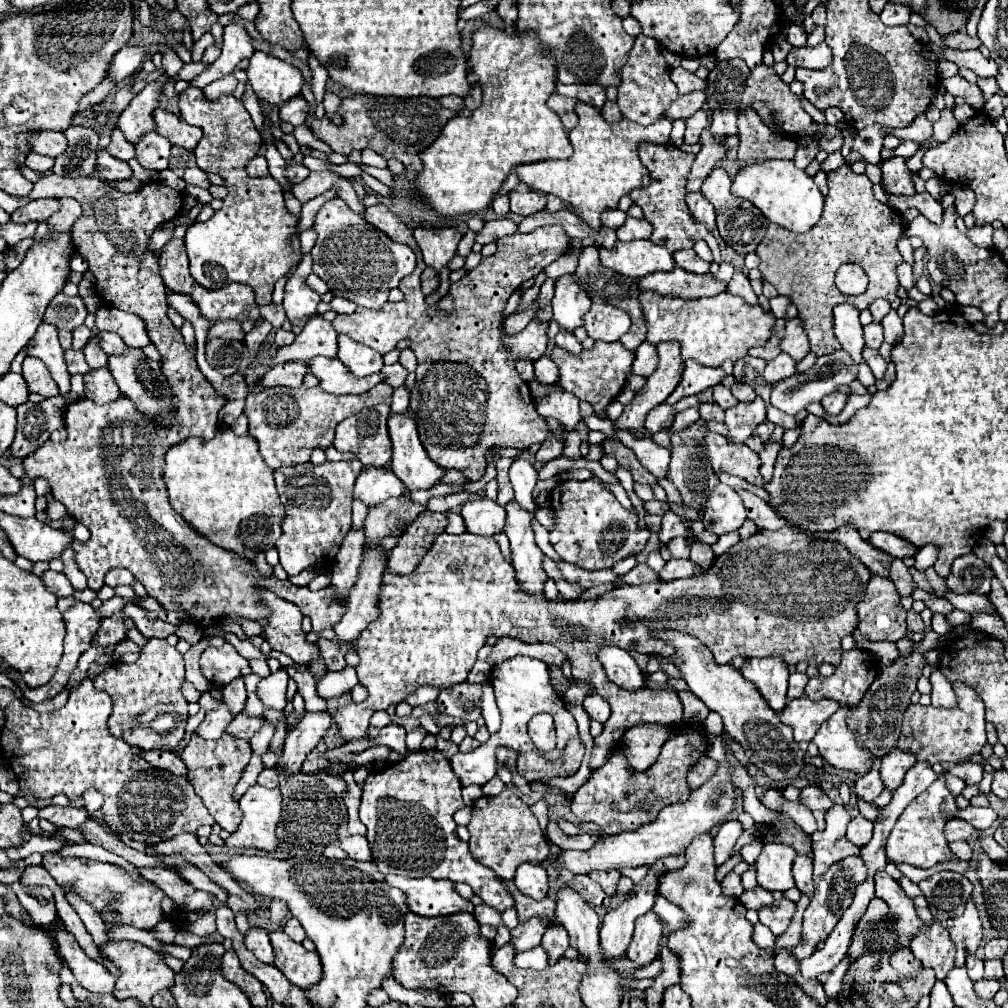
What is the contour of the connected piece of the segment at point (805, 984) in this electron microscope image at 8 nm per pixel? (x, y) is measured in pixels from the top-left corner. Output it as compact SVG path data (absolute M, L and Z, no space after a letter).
M797 972L797 974L795 974L795 980L797 980L797 984L801 986L803 992L809 992L809 996L815 996L817 1000L821 1000L821 1004L827 1004L827 996L825 996L823 986L819 984L817 978L809 978L809 980L805 980L805 978L801 976L801 972Z

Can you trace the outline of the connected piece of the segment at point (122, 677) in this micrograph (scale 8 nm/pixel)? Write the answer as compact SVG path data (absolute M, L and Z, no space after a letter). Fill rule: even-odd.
M149 638L141 656L133 664L111 664L109 670L93 680L97 690L103 690L113 700L113 712L109 716L109 732L115 738L123 738L127 744L141 750L171 750L175 752L185 734L187 724L187 700L181 694L185 682L183 656L167 640ZM159 716L173 716L175 730L153 730L153 722Z

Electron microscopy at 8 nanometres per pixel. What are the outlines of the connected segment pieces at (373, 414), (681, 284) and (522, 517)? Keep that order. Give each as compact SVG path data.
M389 406L363 408L357 416L343 420L335 430L333 446L351 452L365 466L385 466L391 460L391 440L387 434Z
M675 268L673 272L653 272L651 276L639 278L641 290L653 290L661 294L681 296L681 298L701 298L701 296L717 296L725 292L727 284L717 282L713 274L693 274L683 268Z
M511 500L505 506L505 512L507 512L507 522L503 532L511 542L517 582L529 594L543 594L543 584L547 574L543 572L543 566L541 566L543 552L537 548L533 540L533 528L531 528L533 512L523 510L517 504L517 500Z

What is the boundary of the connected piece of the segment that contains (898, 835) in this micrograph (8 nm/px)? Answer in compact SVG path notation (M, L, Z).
M939 776L939 780L935 780L935 784L931 784L921 796L917 796L917 800L913 800L913 804L909 804L909 808L905 808L905 812L899 816L887 840L887 858L917 868L931 868L937 862L955 858L955 854L949 850L949 842L943 836L943 828L955 812L955 800L949 794L943 776Z

